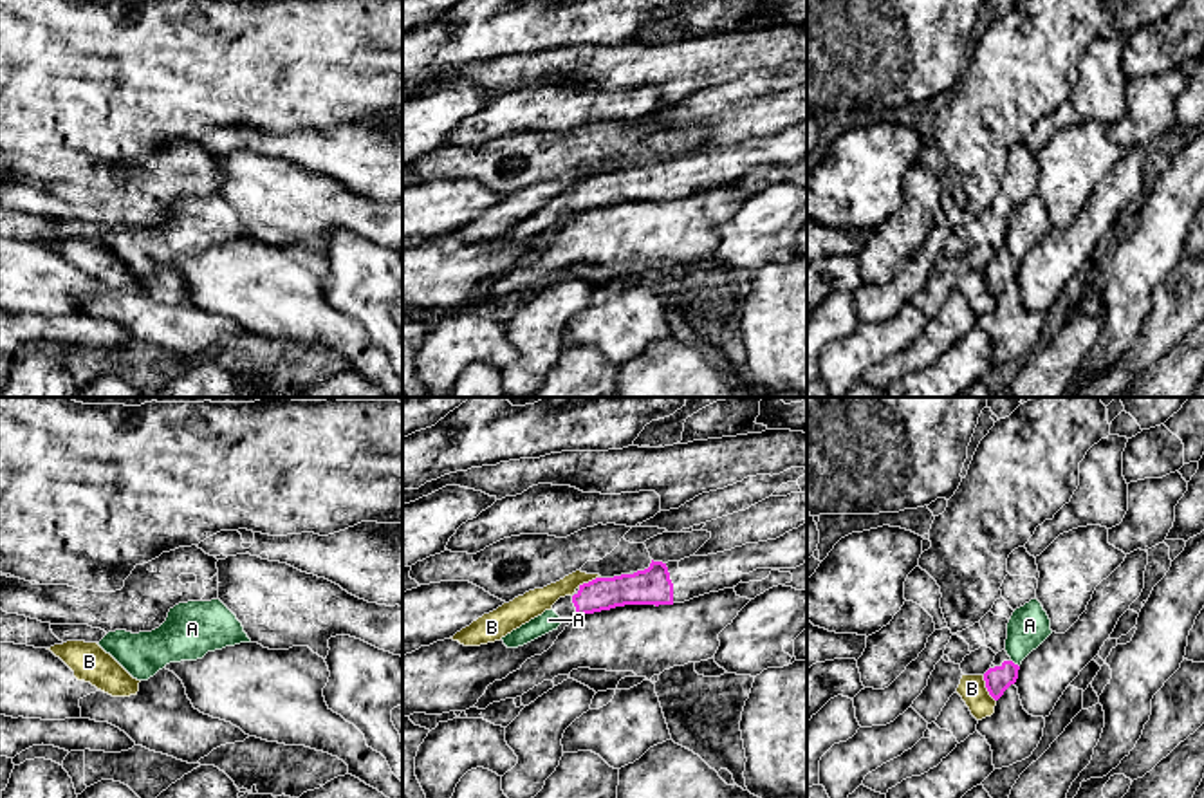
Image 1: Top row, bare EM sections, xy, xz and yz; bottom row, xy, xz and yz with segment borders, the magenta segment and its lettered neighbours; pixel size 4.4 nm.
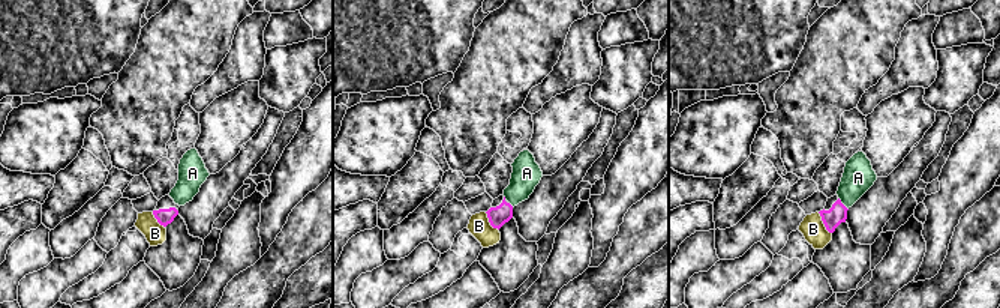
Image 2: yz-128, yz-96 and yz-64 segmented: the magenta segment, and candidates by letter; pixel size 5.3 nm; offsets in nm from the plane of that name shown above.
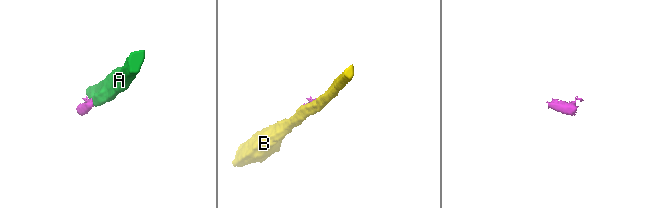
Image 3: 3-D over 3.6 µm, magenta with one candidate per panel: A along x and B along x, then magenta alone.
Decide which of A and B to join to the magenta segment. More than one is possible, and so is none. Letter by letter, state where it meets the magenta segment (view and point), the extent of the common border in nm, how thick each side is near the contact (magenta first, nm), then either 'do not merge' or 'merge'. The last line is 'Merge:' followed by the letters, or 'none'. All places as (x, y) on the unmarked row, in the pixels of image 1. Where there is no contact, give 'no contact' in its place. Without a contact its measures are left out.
A: yz (1013, 259) | 50 nm | 110/190 nm | merge
B: yz (986, 282) | 130 nm | 110/120 nm | do not merge
Merge: A

